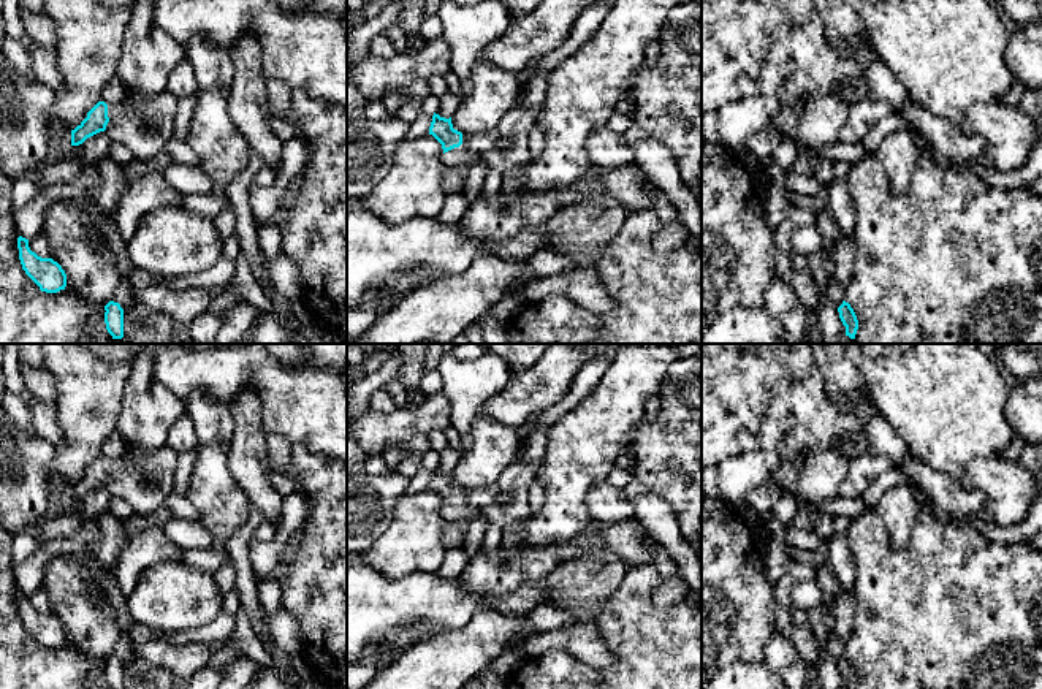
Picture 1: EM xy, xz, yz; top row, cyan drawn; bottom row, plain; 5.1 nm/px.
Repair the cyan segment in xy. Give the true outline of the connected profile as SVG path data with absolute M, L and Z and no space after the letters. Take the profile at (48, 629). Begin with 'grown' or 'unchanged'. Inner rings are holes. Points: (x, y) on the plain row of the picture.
unchanged | M17 592L19 615L25 629L41 646L57 648L67 641L67 629L52 613L41 613L29 602L29 594Z

